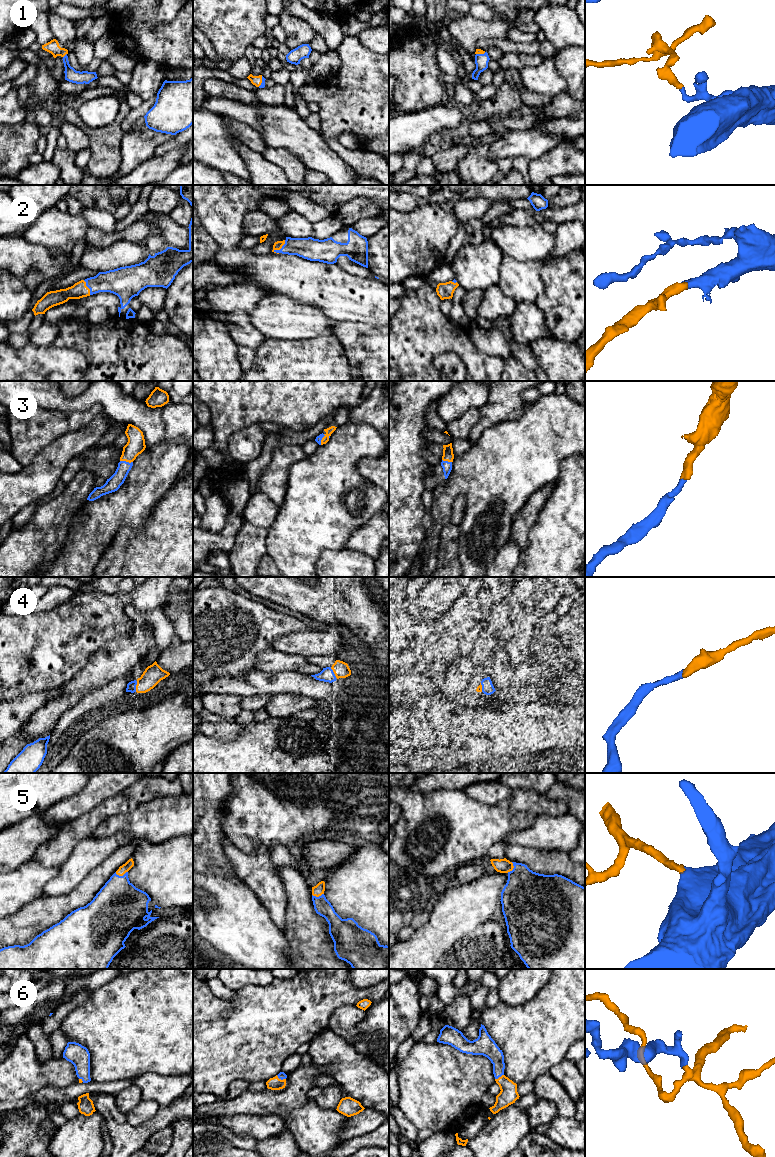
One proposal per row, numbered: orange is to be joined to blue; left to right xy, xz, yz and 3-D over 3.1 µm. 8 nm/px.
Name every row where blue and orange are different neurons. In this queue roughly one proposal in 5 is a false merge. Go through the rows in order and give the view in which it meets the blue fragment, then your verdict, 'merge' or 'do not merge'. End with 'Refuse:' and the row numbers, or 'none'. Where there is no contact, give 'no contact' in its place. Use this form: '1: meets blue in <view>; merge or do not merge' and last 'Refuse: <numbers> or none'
1: meets blue in xy; merge
2: meets blue in xz; merge
3: meets blue in xy; merge
4: meets blue in xz; merge
5: meets blue in xy; merge
6: meets blue in yz; merge
Refuse: none

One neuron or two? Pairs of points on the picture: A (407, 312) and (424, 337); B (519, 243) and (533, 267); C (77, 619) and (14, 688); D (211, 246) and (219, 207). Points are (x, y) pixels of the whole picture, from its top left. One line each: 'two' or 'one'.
A: one
B: two
C: one
D: two

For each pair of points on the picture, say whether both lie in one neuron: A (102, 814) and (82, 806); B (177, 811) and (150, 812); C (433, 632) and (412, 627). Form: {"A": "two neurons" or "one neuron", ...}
{"A": "two neurons", "B": "one neuron", "C": "one neuron"}

